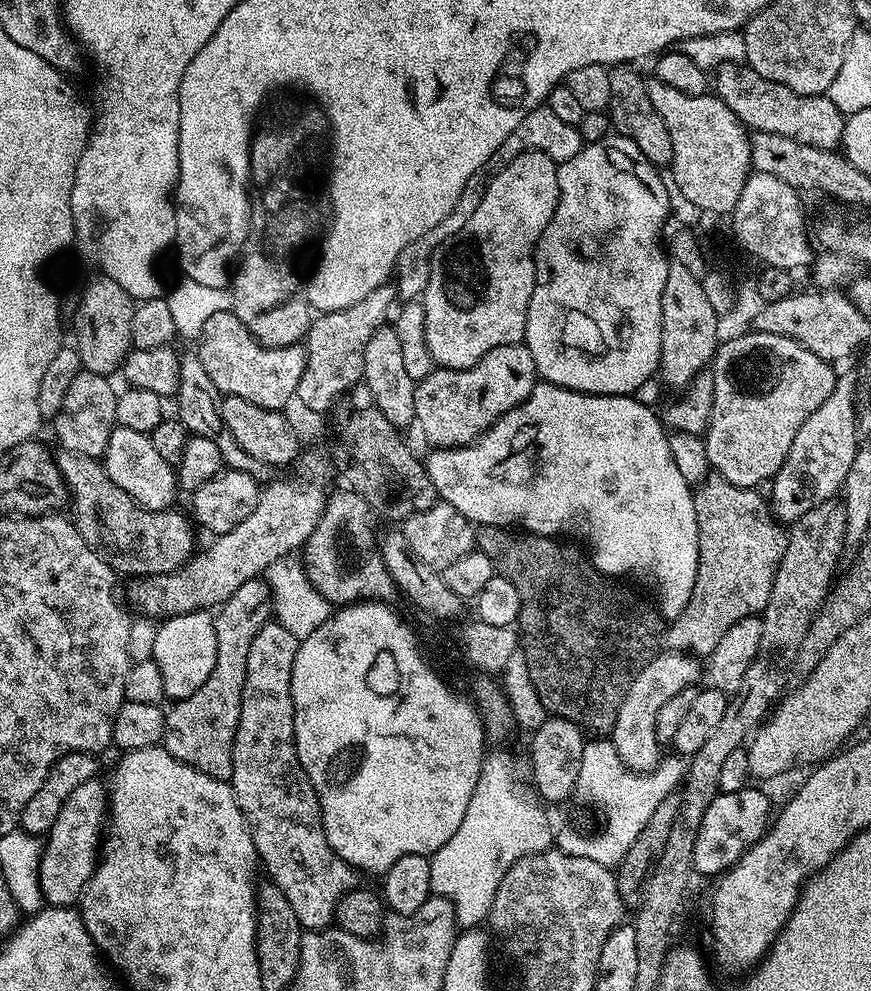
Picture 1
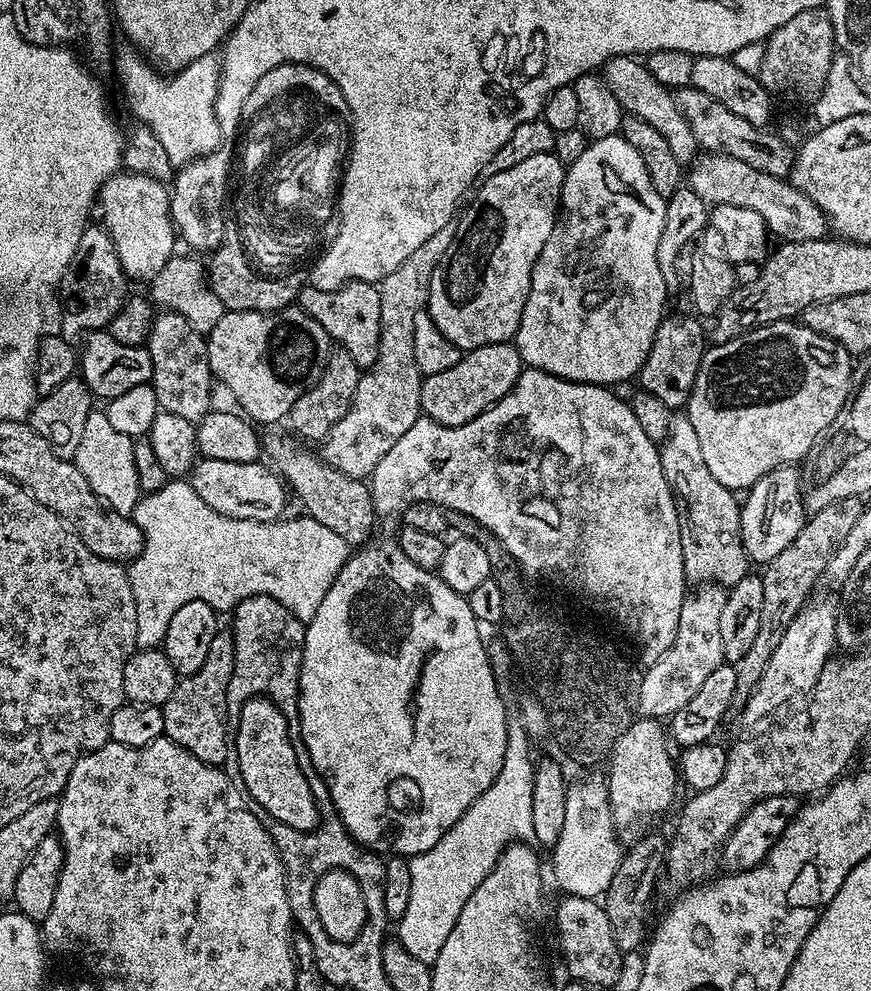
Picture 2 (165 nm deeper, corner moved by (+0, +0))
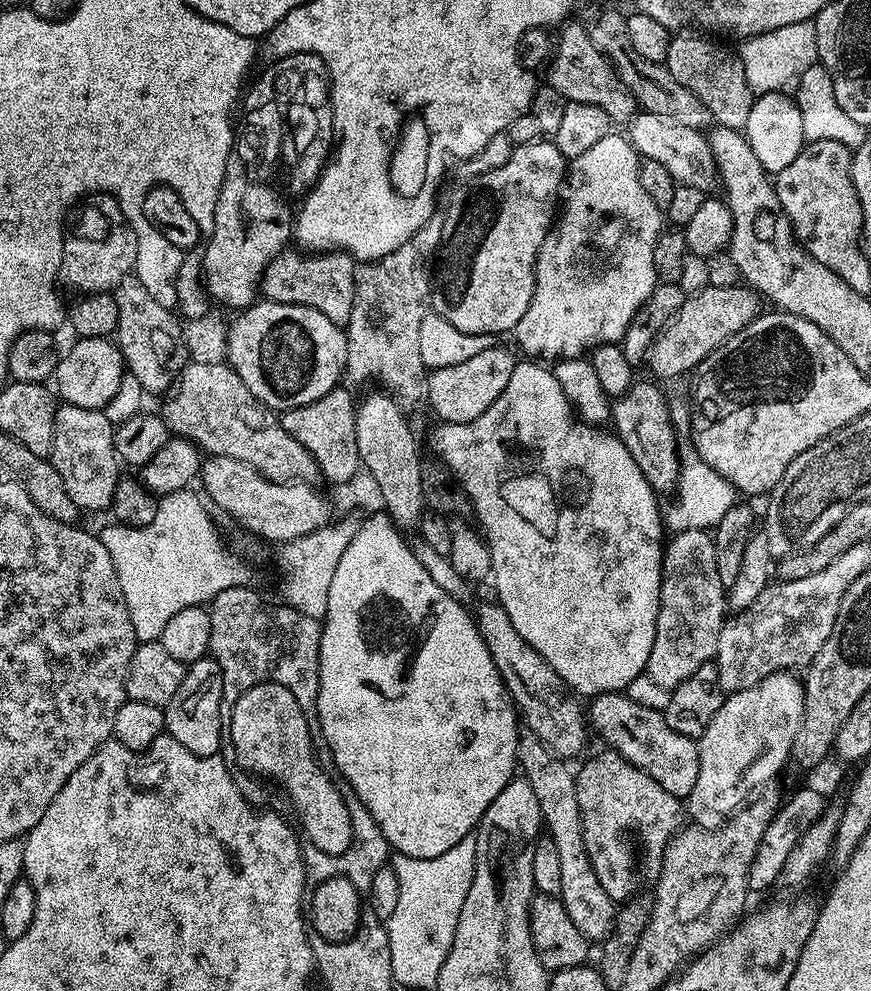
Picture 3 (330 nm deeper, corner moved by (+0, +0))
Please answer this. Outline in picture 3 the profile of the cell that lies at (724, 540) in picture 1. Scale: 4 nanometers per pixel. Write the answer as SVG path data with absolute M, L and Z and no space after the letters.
M633 383L627 392L615 397L610 404L610 420L612 416L613 426L611 425L611 427L614 429L614 435L623 442L626 450L630 450L630 458L634 458L634 462L638 462L638 470L642 470L646 482L650 482L650 486L657 494L664 494L664 492L671 493L680 478L680 453L678 451L678 443L676 444L678 429L672 422L669 397L664 397L655 388L657 385L655 383L652 384Z

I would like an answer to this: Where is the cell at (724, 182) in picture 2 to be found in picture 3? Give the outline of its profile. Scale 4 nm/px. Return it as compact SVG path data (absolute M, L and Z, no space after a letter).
M640 110L628 121L626 135L633 148L643 159L653 160L670 170L670 178L674 178L677 184L694 186L699 192L708 194L718 184L718 173L714 154L708 145L705 133L698 128L682 126L671 118L662 114L650 114Z

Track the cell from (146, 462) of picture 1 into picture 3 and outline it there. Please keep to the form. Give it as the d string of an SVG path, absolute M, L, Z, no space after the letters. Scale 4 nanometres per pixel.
M61 403L54 418L54 442L51 461L58 478L66 486L66 494L78 510L100 512L111 509L114 490L122 475L122 461L116 454L114 434L116 429L103 410L83 408Z

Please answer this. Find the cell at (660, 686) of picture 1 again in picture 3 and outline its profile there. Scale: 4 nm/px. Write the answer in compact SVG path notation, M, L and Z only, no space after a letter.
M685 528L684 531L675 533L667 541L660 573L660 609L646 674L660 688L671 690L686 682L686 678L690 678L690 674L694 674L698 666L709 663L718 650L718 638L726 619L726 585L722 578L718 578L715 539L702 528Z

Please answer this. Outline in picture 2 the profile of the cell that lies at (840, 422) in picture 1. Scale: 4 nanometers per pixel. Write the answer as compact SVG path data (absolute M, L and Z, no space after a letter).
M795 467L776 468L747 489L740 510L742 546L753 565L763 566L778 558L802 530L806 519L804 497L800 491L800 473Z

